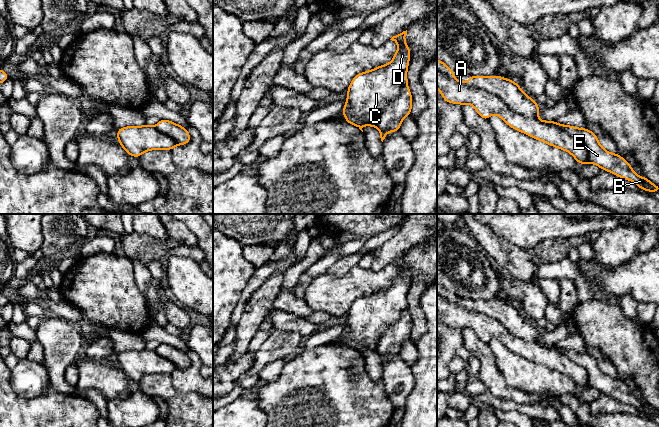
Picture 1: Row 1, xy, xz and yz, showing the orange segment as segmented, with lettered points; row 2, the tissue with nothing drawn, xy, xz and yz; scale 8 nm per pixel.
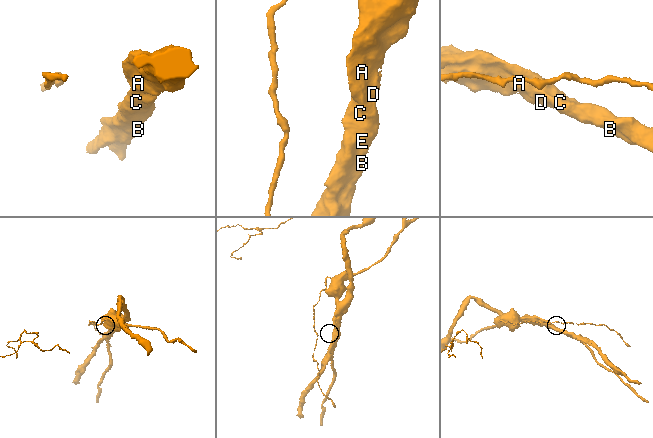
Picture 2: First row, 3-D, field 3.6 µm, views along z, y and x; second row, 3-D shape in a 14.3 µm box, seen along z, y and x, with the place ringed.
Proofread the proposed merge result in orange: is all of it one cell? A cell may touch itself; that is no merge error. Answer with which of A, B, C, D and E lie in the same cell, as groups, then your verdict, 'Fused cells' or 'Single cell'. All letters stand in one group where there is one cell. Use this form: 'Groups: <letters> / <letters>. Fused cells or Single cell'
Groups: A B C D E. Single cell

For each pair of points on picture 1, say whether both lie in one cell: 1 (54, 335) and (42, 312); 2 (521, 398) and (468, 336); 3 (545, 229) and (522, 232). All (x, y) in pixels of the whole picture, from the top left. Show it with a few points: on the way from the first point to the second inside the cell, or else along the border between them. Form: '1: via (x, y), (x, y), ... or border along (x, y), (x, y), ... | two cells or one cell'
1: border along (49, 317), (41, 320) | two cells
2: via (504, 389), (489, 374), (488, 363), (483, 353) | one cell
3: via (539, 229), (528, 229) | one cell

